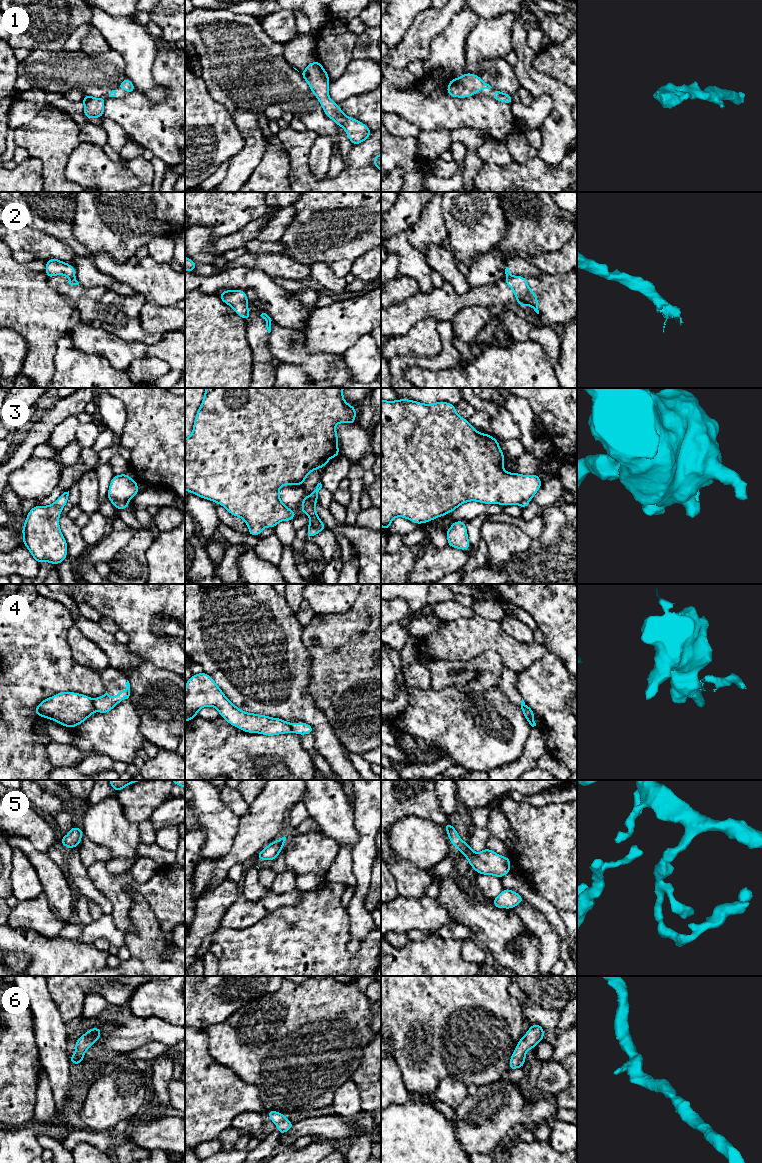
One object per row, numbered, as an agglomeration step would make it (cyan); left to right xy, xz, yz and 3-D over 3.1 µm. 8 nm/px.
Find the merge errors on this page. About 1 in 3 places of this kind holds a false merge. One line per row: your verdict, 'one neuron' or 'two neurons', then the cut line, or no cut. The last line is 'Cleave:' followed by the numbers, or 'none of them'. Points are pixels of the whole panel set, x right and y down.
1: one neuron | no cut
2: two neurons | xy (74, 276), (69, 278)
3: two neurons | xz (322, 523), (317, 528), (309, 529)
4: two neurons | xy (92, 700), (96, 710)
5: one neuron | no cut
6: one neuron | no cut
Cleave: 2, 3, 4

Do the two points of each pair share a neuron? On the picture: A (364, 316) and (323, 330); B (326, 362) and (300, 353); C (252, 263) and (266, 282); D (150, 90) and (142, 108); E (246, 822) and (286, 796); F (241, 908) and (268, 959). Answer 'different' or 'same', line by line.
A: same
B: same
C: different
D: different
E: same
F: different

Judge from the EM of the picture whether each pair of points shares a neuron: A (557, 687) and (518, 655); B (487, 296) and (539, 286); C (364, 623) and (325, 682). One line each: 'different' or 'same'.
A: different
B: same
C: same

